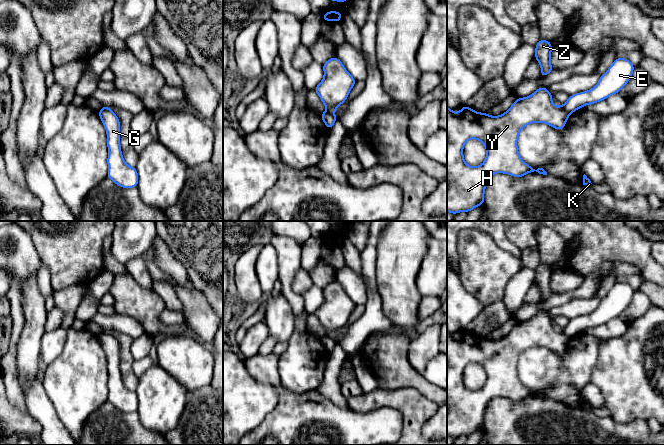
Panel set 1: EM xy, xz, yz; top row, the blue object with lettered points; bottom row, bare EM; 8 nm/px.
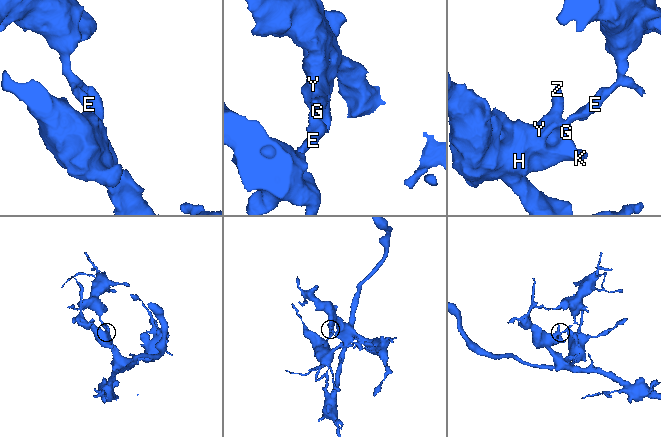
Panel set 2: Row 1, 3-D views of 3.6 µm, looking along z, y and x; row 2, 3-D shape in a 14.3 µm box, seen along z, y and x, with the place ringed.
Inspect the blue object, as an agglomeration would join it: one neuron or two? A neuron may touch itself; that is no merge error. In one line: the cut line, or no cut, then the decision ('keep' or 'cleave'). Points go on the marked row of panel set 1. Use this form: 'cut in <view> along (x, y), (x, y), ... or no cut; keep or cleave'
cut in yz along (560, 106), (569, 114); cleave

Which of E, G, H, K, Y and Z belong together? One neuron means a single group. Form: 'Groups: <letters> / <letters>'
Groups: E / G H K Y Z

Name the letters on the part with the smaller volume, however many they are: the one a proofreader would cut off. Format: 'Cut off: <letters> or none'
Cut off: E

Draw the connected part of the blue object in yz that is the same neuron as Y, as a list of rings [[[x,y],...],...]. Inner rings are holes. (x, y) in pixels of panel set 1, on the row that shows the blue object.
[[[540,87],[530,96],[517,98],[505,113],[496,117],[477,112],[468,106],[456,113],[447,106],[447,212],[454,215],[462,211],[468,213],[484,205],[487,182],[496,173],[517,178],[531,172],[547,175],[543,168],[533,169],[521,159],[517,140],[520,131],[531,123],[545,123],[554,129],[563,129],[570,114],[561,106],[555,106],[552,97],[547,87]],[[469,139],[481,141],[487,151],[484,162],[476,167],[469,166],[464,160],[463,148]]]

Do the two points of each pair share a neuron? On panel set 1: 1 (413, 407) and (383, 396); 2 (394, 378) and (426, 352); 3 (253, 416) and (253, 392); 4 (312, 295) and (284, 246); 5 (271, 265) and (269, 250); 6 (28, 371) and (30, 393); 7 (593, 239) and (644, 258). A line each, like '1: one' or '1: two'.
1: one
2: two
3: one
4: two
5: one
6: two
7: one

